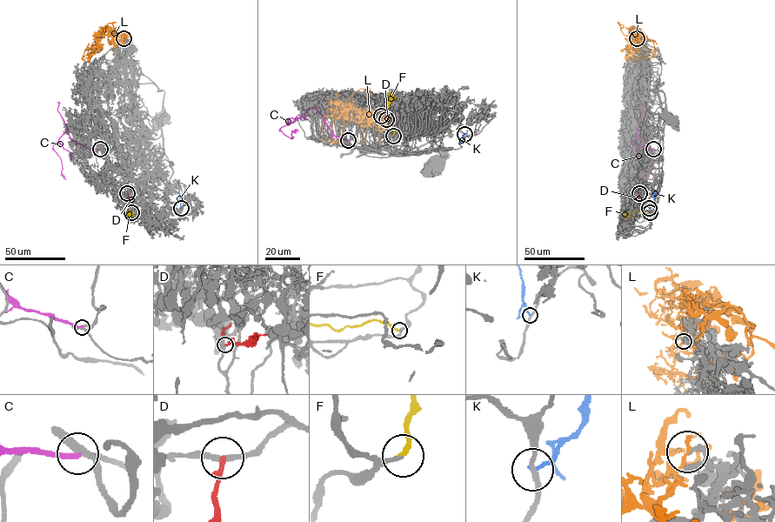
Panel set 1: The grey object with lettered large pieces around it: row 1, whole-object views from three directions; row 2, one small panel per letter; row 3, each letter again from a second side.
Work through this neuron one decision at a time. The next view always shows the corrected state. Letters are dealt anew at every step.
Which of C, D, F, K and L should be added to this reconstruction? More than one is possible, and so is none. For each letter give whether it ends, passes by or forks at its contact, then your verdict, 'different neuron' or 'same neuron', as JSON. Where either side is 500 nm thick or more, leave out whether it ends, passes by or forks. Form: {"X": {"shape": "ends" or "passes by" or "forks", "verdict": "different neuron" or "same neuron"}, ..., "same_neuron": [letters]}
{"C": {"shape": "ends", "verdict": "different neuron"}, "D": {"shape": "ends", "verdict": "different neuron"}, "F": {"shape": "ends", "verdict": "same neuron"}, "K": {"shape": "ends", "verdict": "different neuron"}, "L": {"shape": "ends", "verdict": "same neuron"}, "same_neuron": ["F", "L"]}

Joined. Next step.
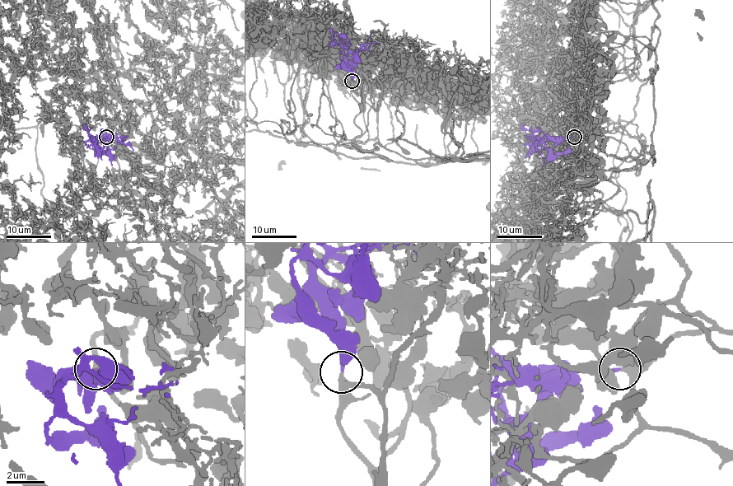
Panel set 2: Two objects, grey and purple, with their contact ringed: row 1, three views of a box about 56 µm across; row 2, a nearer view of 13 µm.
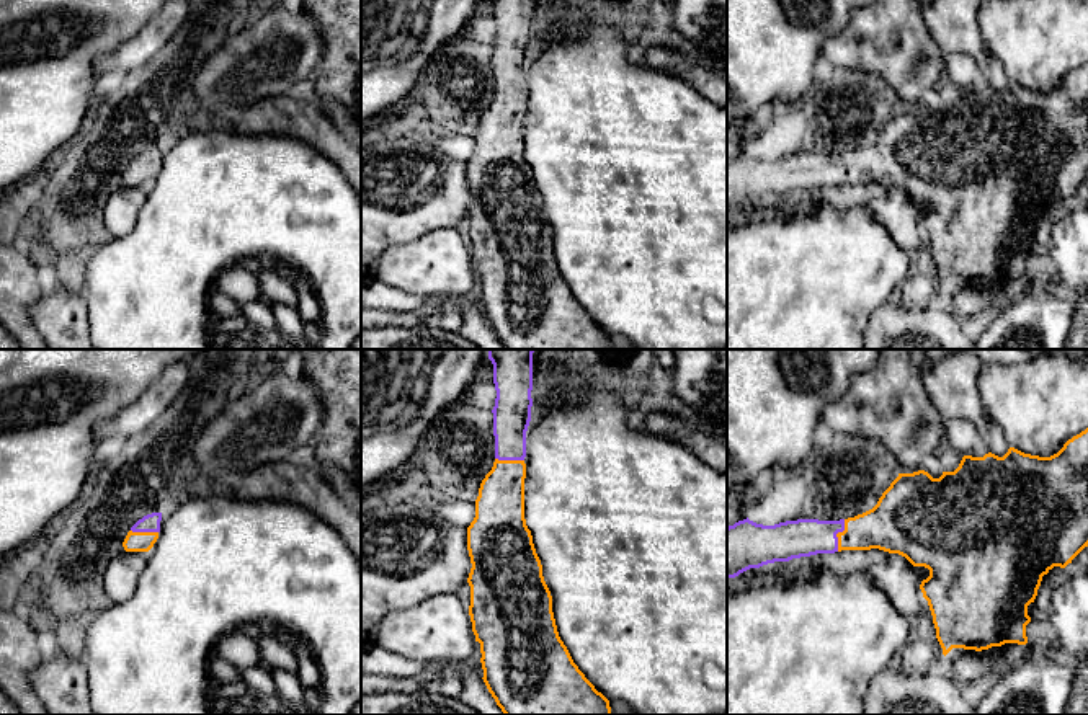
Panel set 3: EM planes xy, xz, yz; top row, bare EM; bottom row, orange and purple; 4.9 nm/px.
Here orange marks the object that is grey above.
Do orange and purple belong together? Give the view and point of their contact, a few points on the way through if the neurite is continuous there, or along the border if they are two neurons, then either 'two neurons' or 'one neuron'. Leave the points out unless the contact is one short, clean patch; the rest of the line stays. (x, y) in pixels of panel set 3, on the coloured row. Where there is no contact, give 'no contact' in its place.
contact yz (837, 534); way yz (886, 526), (863, 532), (837, 534), (793, 539); one neuron

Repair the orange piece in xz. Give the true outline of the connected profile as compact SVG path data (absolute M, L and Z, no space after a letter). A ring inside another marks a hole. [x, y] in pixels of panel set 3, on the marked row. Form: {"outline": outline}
{"outline": "M488 349L497 390L492 410L495 462L480 483L475 517L467 527L467 550L472 563L467 578L470 586L469 615L475 642L480 643L482 679L505 715L611 715L609 700L578 669L559 637L552 596L544 581L542 565L524 519L524 457L533 406L533 353L534 349Z"}

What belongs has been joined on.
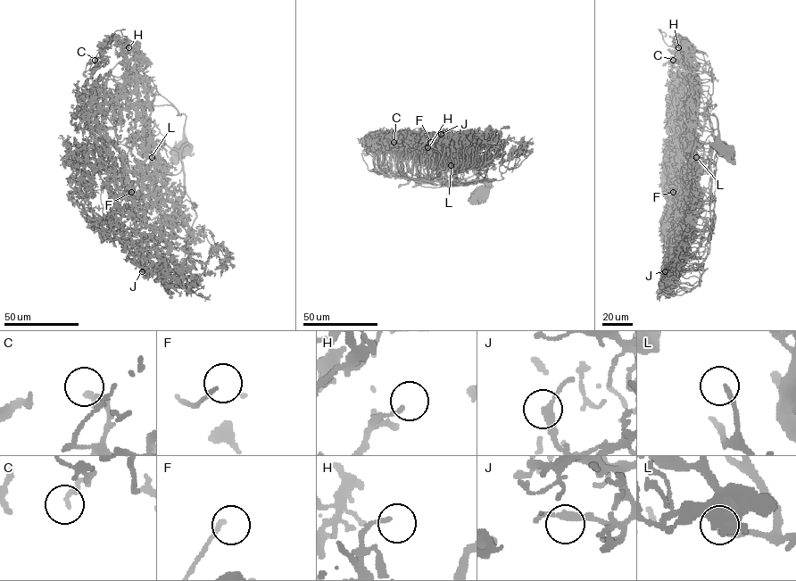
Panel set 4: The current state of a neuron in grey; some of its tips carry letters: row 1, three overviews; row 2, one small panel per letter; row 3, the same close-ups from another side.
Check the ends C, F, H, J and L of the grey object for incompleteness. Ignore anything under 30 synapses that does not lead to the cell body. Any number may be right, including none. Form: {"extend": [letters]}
{"extend": ["L"]}

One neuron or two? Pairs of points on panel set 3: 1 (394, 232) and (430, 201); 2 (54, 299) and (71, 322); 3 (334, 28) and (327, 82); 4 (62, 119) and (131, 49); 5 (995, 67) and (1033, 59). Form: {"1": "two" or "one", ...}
{"1": "one", "2": "one", "3": "one", "4": "two", "5": "two"}

